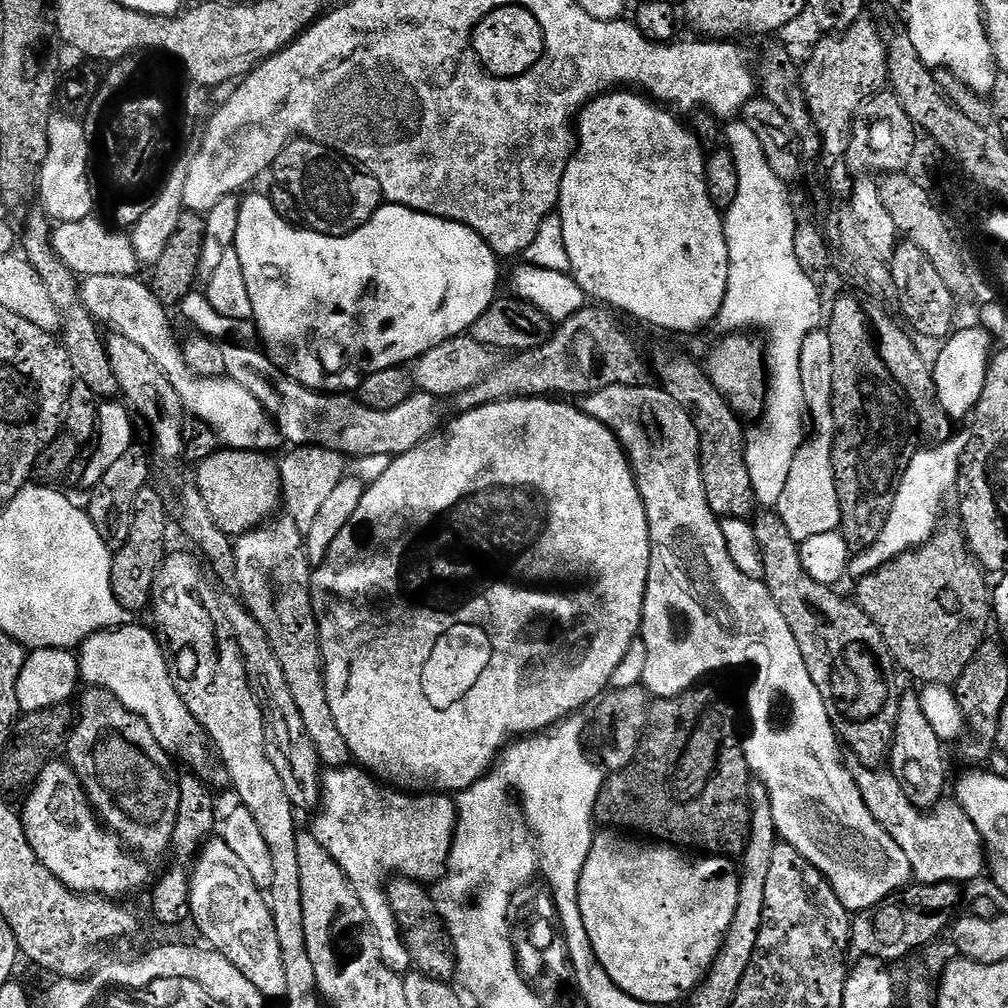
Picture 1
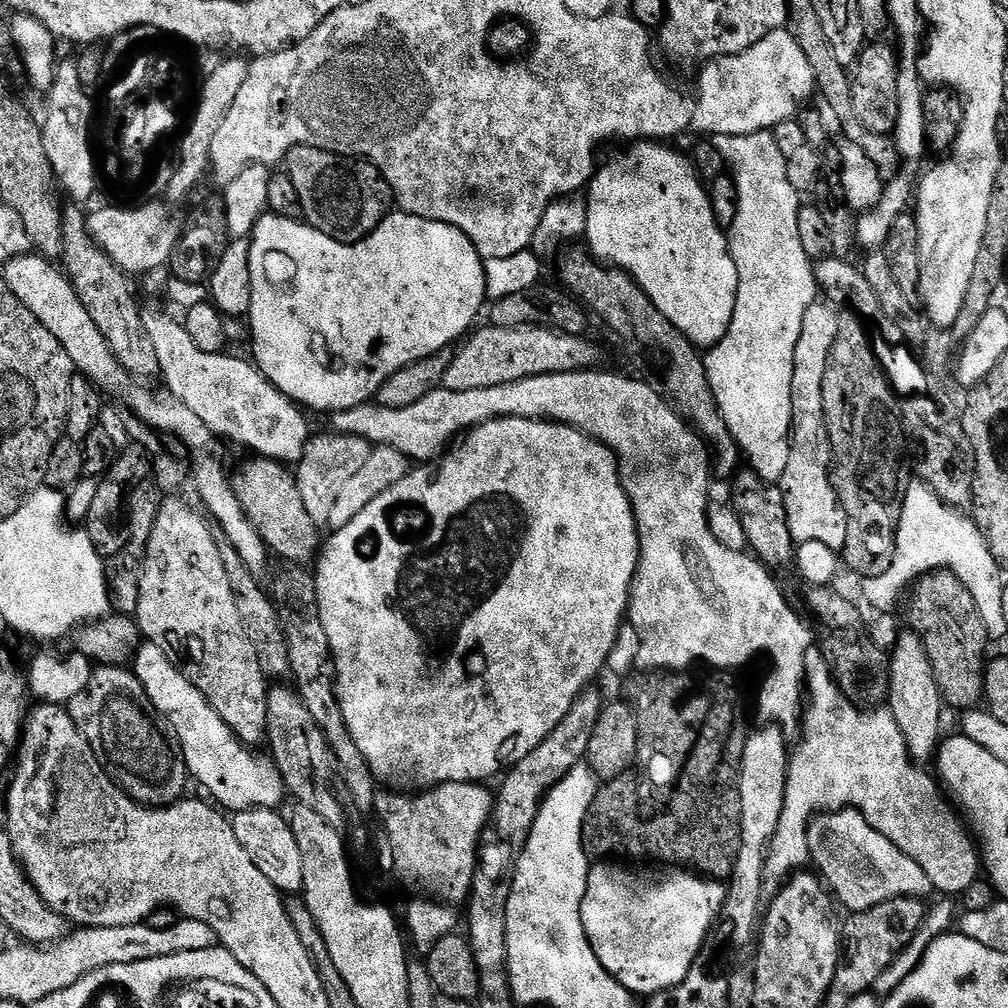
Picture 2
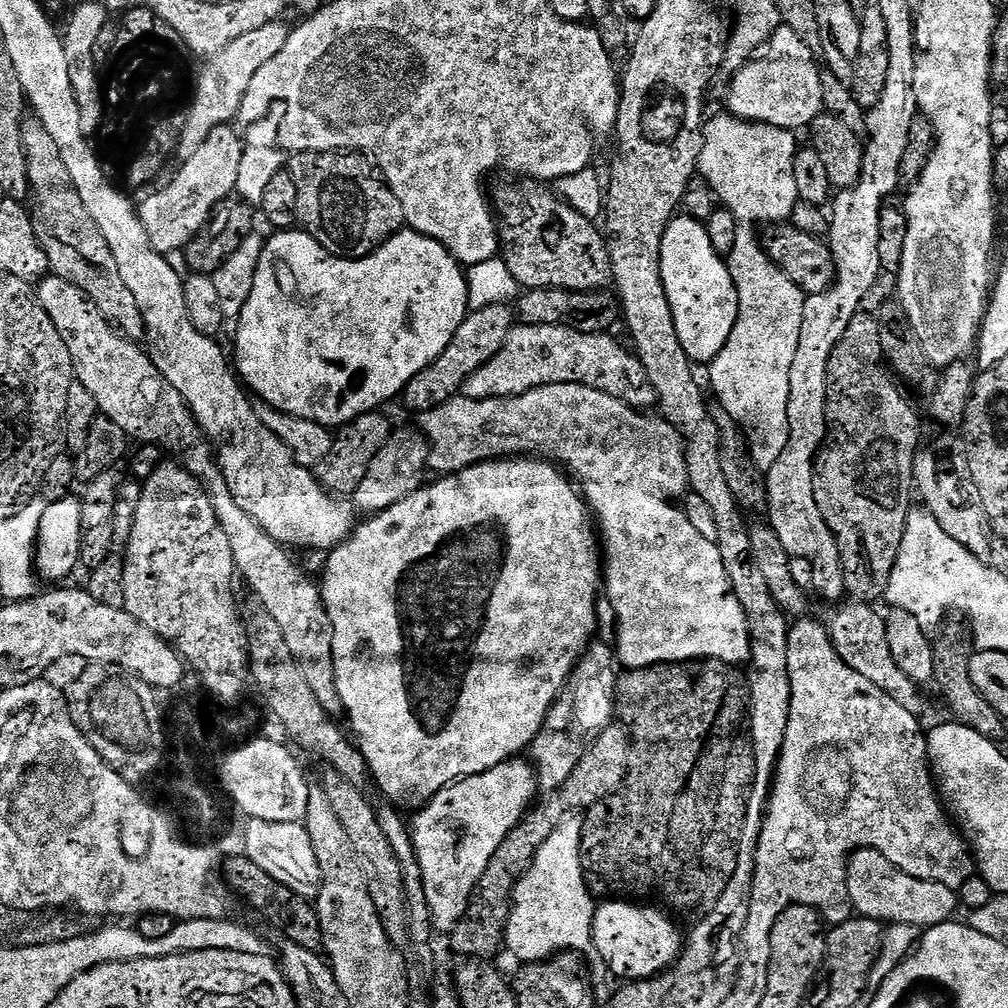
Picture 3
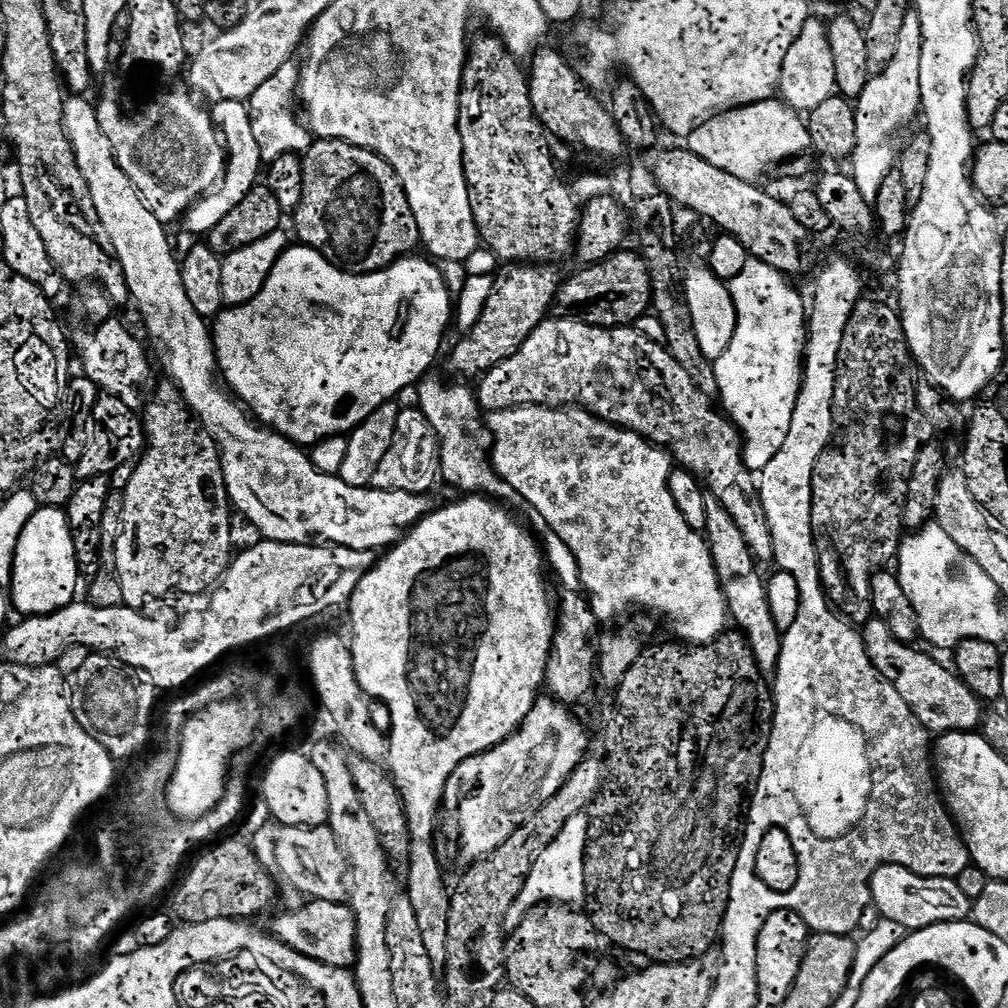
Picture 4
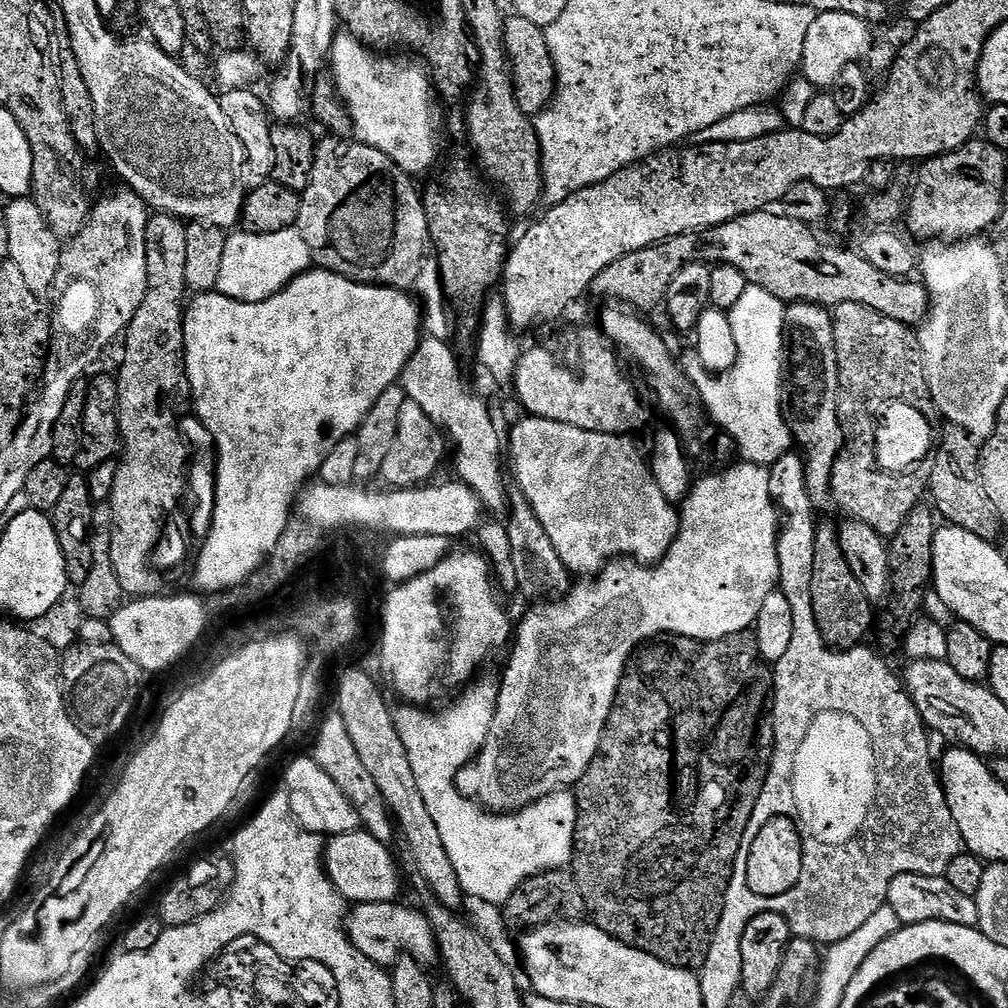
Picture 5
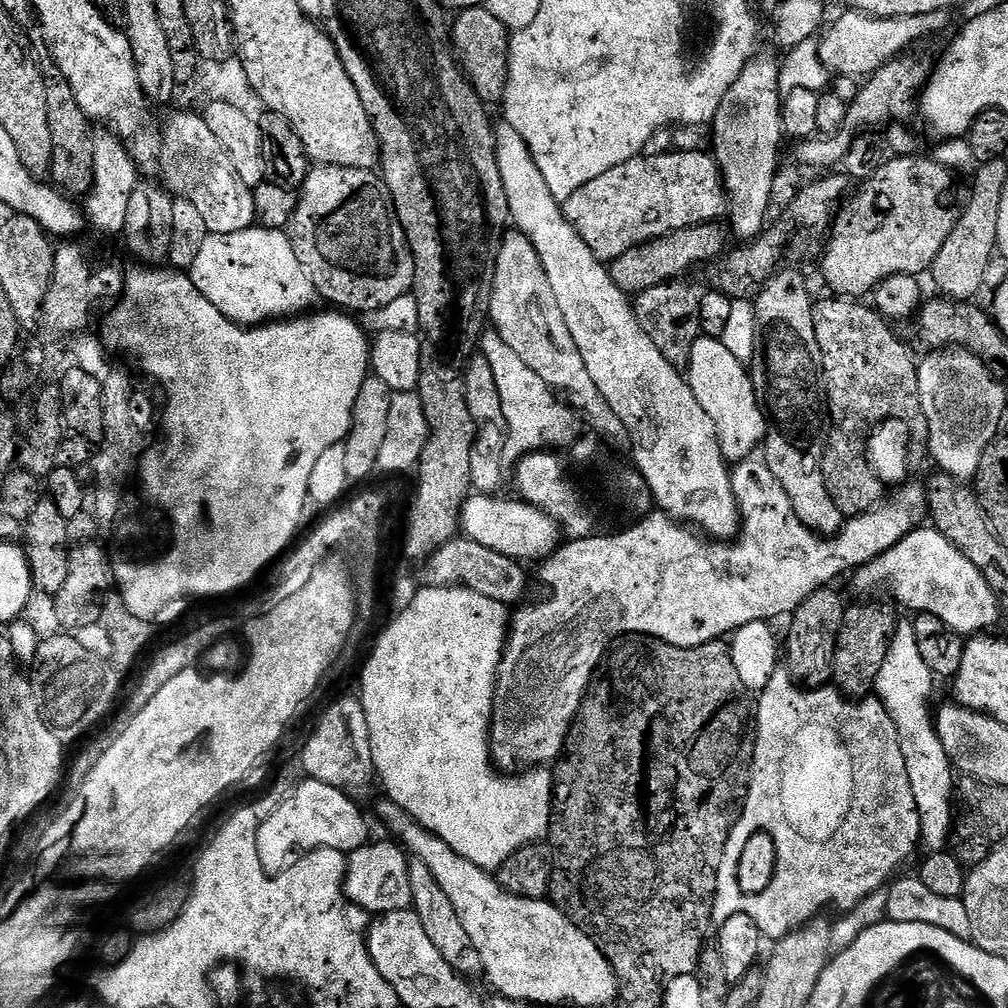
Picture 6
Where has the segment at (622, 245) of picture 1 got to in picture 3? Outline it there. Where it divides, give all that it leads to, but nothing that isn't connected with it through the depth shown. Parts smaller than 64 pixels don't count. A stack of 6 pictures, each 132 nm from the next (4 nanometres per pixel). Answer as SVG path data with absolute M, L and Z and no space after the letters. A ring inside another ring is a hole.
M680 214L668 223L662 238L660 265L682 350L686 350L688 359L697 365L711 365L722 346L726 346L740 309L738 290L725 257L719 256L714 246L710 246L710 234L703 223L687 214Z

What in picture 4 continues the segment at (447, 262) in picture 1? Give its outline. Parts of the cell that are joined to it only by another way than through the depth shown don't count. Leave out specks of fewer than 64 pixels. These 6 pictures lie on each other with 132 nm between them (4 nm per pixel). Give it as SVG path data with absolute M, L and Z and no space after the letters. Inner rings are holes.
M289 246L278 258L274 270L270 270L270 278L266 278L262 290L258 290L254 299L245 304L225 307L220 315L215 317L212 343L216 345L216 363L223 383L259 423L270 426L273 432L287 436L297 446L313 446L330 436L351 434L358 425L366 422L366 418L370 418L370 414L374 414L374 410L378 410L378 406L388 400L396 400L399 392L406 391L410 386L412 388L429 375L431 368L428 367L435 362L436 355L444 344L444 331L447 330L448 323L449 326L453 323L454 296L448 287L445 273L440 273L432 265L435 263L431 259L419 260L417 256L407 255L380 272L356 275L333 264L322 253L312 248Z

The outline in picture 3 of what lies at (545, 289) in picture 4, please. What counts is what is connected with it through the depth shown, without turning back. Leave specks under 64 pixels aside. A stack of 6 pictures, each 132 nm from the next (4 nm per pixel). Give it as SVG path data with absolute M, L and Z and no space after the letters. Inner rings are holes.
M501 303L469 311L462 326L458 326L454 338L450 338L450 346L446 346L446 350L442 350L442 354L438 354L438 358L434 358L434 362L426 366L426 370L414 374L414 378L410 378L410 382L404 387L402 401L413 414L429 412L459 396L466 378L474 374L478 366L486 366L486 362L490 362L490 358L494 358L494 354L502 350L514 326L514 312L508 308L511 307L507 303Z

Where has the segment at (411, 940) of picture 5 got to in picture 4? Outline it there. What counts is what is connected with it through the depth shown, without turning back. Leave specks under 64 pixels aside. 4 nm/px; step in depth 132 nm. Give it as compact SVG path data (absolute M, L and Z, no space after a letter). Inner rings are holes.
M311 899L306 903L306 906L278 917L270 928L271 933L295 952L305 954L314 961L335 968L353 967L356 962L357 922L351 907L344 902L325 900Z

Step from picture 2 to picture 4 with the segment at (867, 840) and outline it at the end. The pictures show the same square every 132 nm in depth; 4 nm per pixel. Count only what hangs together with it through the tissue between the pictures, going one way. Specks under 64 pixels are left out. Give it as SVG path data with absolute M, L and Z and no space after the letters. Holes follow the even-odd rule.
M883 863L872 874L872 908L890 922L898 922L905 930L929 928L935 924L952 924L955 920L968 920L973 901L958 890L955 880L941 876L919 876L902 866Z

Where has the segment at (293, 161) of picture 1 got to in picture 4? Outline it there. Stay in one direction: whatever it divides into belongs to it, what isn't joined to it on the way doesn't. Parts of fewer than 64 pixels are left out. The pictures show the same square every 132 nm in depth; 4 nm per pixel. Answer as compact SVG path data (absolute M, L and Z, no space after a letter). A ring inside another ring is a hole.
M317 139L303 153L304 185L302 202L296 207L296 236L301 245L322 253L345 271L356 275L380 272L396 260L411 255L421 243L417 219L410 208L405 188L397 172L377 152L368 148L359 148L345 140Z

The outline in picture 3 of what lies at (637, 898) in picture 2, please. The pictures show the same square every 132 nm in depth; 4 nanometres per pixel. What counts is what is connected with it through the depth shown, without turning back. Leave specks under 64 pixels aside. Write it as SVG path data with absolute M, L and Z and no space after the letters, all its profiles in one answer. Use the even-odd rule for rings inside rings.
M612 898L601 904L604 905L592 913L592 946L595 955L604 959L605 966L620 982L649 980L676 963L682 951L682 932L680 936L667 911L624 898Z

